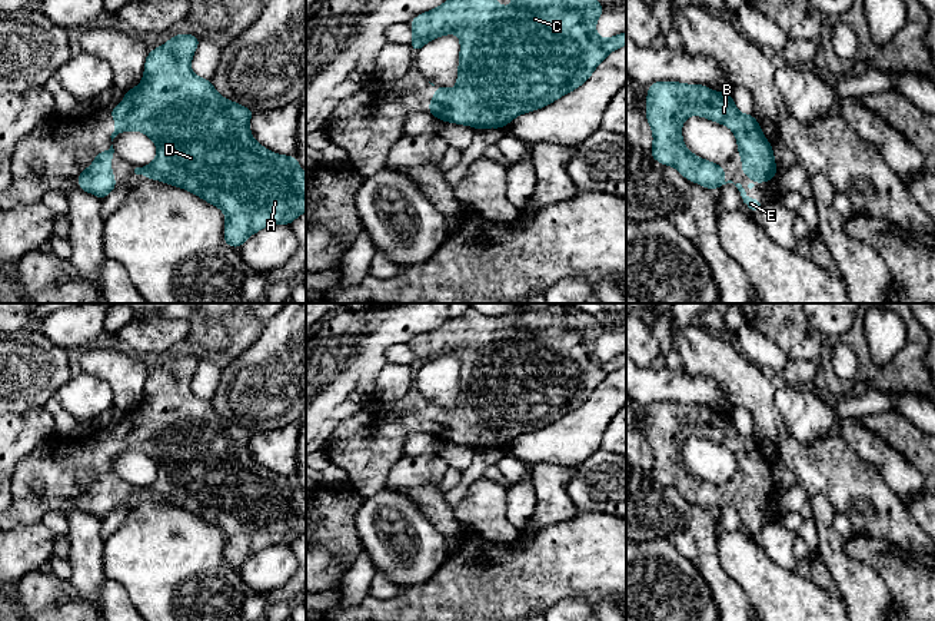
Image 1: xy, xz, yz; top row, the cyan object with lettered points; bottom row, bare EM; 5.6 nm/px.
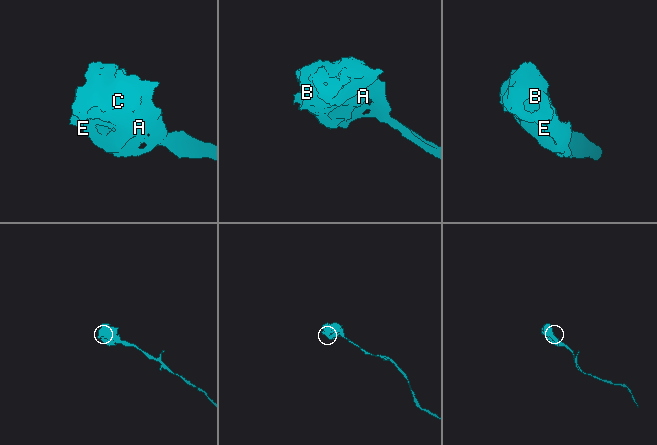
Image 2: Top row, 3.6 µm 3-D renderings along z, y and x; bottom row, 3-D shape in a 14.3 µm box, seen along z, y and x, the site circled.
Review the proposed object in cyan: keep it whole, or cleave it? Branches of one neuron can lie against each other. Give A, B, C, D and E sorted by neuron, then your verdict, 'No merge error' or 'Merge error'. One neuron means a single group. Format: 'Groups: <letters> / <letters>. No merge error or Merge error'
Groups: A B C D E. No merge error

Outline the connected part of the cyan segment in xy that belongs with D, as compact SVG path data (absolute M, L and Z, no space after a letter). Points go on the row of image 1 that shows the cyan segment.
M177 34L149 52L144 63L143 82L126 90L123 102L110 110L116 119L113 139L126 130L139 130L147 135L157 147L156 159L143 167L136 167L136 175L162 180L176 187L186 189L203 200L217 206L226 215L224 242L227 246L240 248L243 242L272 225L290 225L306 212L306 175L300 170L295 156L282 156L260 146L249 130L249 119L256 113L244 106L226 100L213 87L212 80L197 77L190 67L192 57L200 40L194 34Z

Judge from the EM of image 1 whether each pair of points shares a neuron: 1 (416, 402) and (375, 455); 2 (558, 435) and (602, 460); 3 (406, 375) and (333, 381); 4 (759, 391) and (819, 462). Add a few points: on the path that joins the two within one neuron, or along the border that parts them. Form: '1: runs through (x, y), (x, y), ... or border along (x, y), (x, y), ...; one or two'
1: runs through (406, 415), (379, 442); one
2: border along (599, 448), (578, 467); two
3: border along (386, 364), (376, 379), (373, 398); two
4: runs through (765, 412), (767, 421), (798, 454); one

